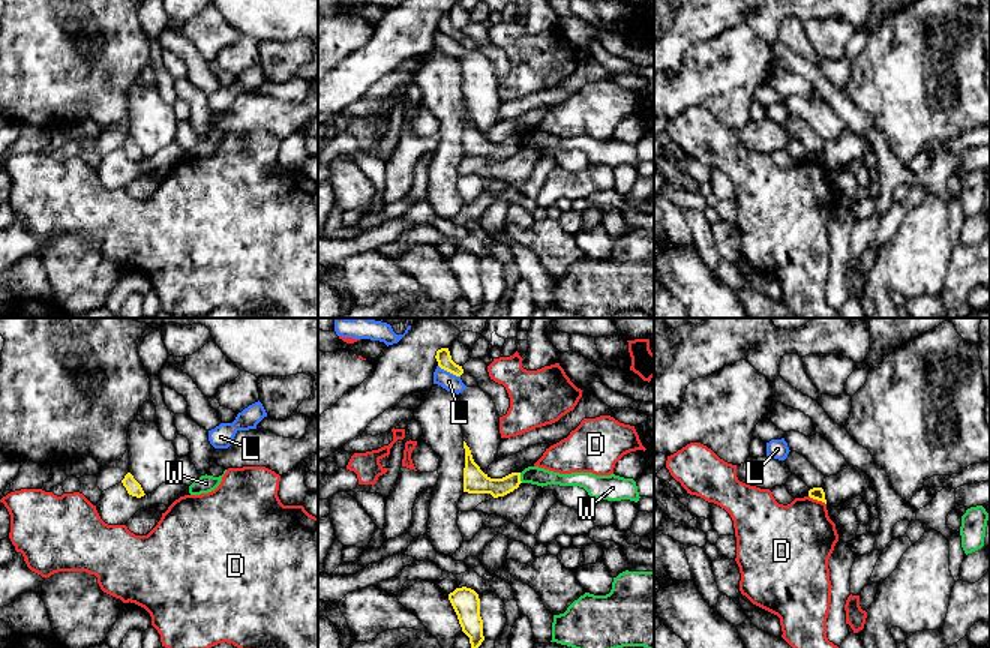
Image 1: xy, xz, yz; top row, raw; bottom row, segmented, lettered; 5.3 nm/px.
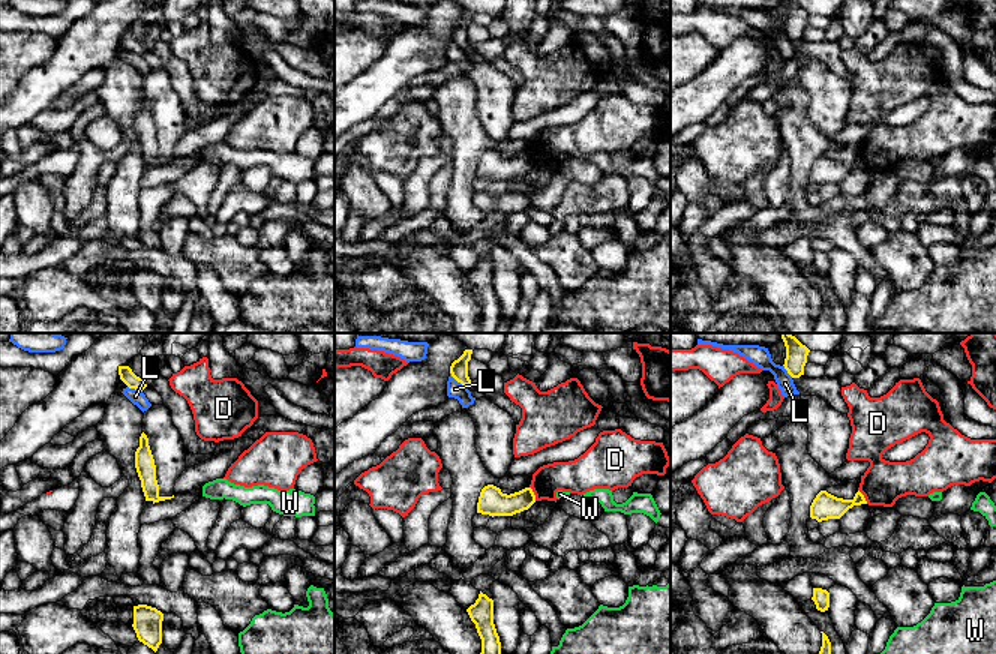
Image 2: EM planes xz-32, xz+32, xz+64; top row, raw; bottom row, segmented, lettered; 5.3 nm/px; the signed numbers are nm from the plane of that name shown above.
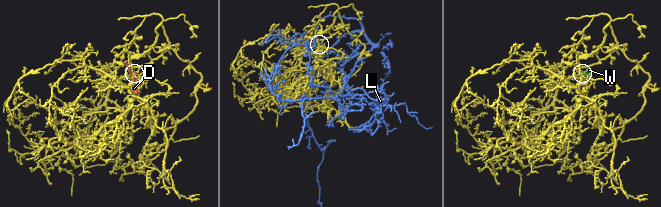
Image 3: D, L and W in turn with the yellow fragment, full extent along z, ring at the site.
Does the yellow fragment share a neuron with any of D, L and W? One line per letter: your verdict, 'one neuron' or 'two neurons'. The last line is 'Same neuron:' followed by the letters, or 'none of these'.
D: one neuron
L: two neurons
W: two neurons
Same neuron: D

